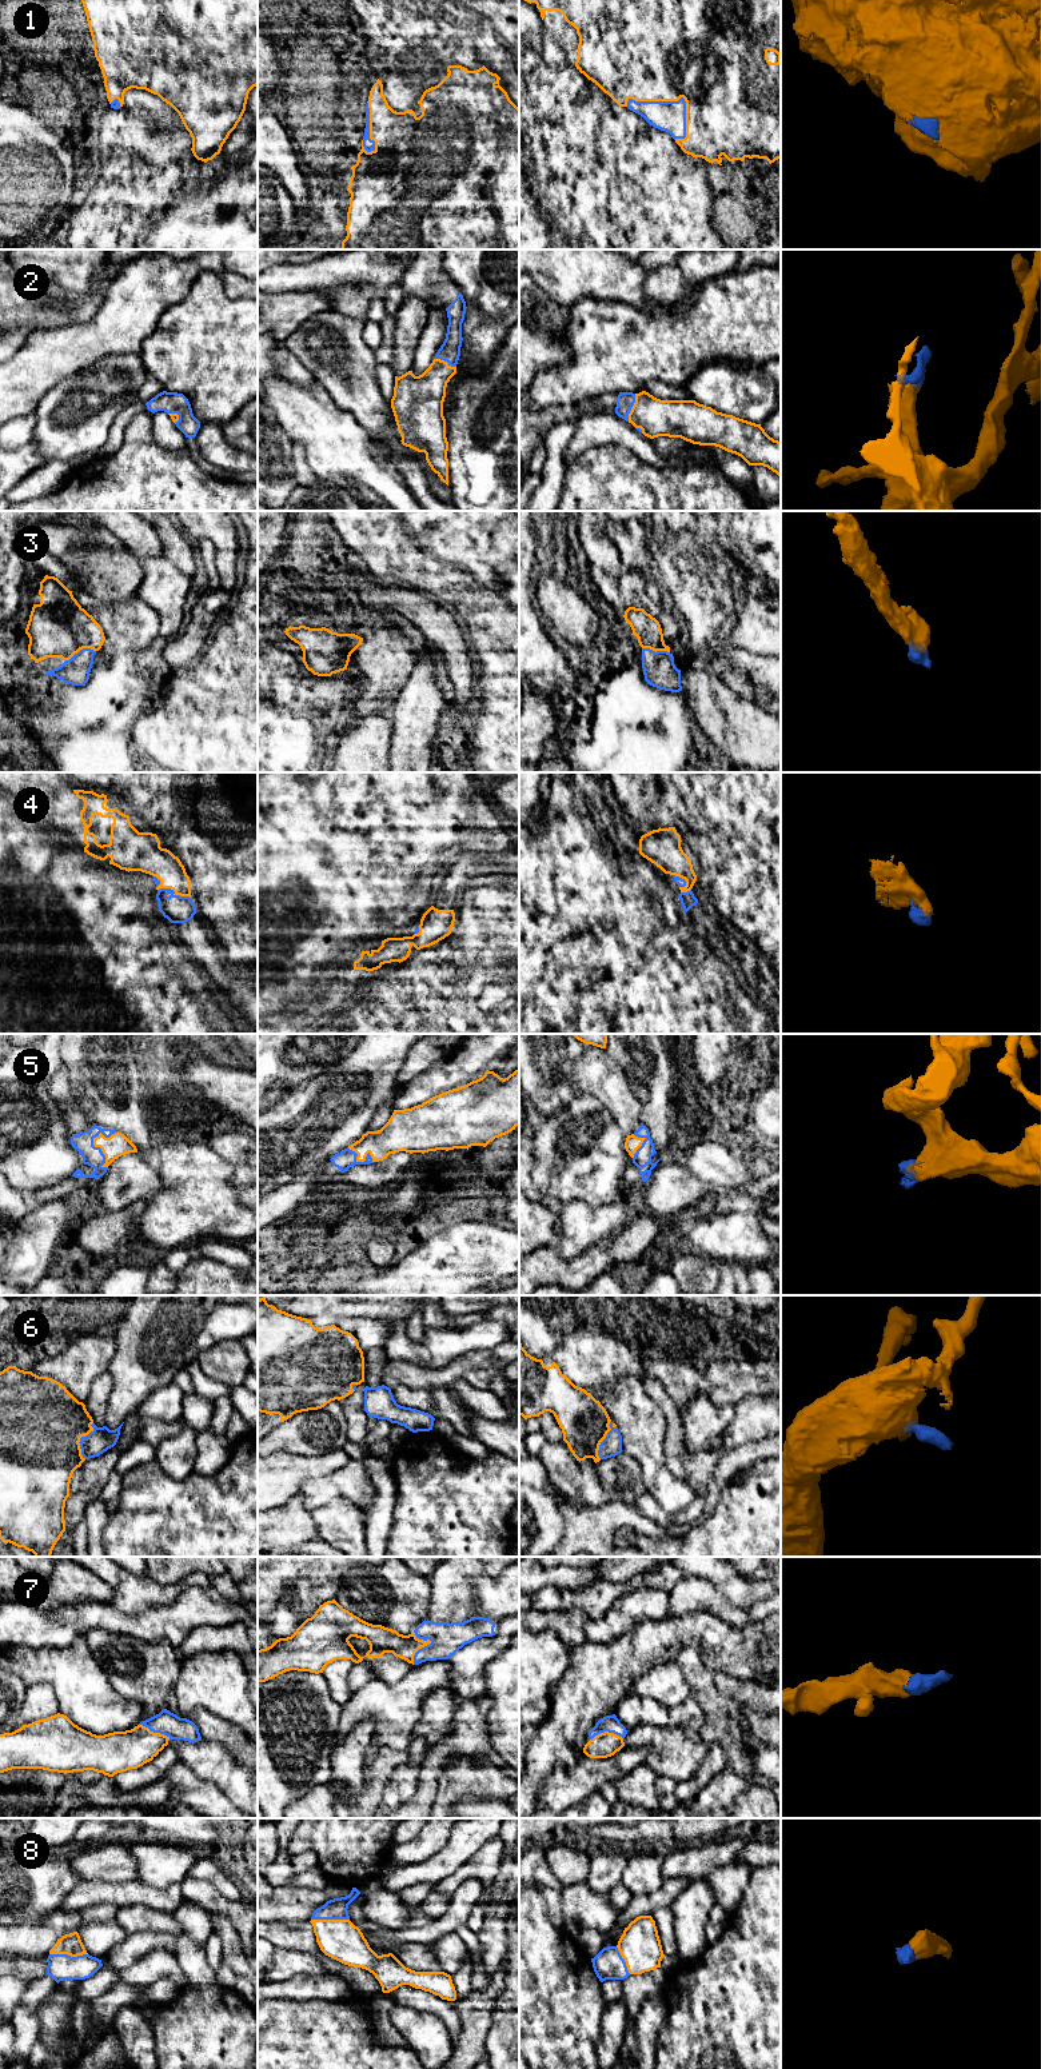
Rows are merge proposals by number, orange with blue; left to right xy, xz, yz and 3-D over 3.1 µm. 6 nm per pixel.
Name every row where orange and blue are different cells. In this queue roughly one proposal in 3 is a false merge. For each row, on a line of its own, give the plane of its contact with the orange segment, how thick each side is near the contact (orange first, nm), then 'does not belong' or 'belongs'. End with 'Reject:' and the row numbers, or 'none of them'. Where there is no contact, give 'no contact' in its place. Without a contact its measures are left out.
1: yz | 500/190 nm | belongs
2: yz | 220/110 nm | belongs
3: xy | 360/160 nm | belongs
4: xy | 220/170 nm | belongs
5: xy | 140/120 nm | belongs
6: yz | 280/120 nm | belongs
7: xz | 150/190 nm | belongs
8: xy | 130/160 nm | belongs
Reject: none of them

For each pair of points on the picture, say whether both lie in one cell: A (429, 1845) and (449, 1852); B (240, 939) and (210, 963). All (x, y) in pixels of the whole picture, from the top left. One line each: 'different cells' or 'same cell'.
A: different cells
B: different cells

